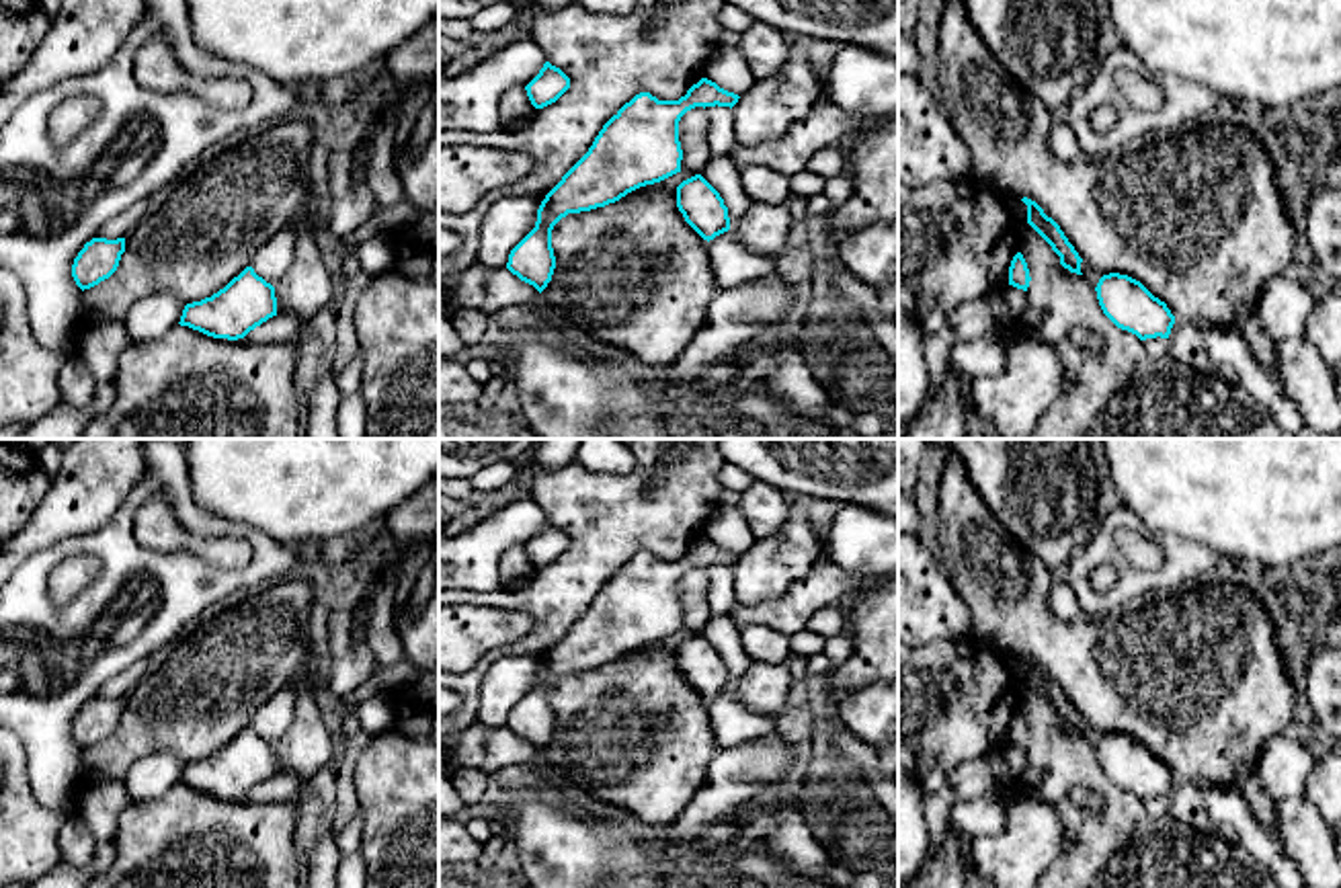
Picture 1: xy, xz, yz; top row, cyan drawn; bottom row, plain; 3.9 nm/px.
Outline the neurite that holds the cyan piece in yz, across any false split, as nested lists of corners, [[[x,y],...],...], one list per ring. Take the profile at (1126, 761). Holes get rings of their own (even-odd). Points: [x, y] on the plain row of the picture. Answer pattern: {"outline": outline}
{"outline": [[[1109,732],[1095,746],[1103,773],[1122,790],[1146,798],[1169,798],[1175,775],[1140,740]]]}

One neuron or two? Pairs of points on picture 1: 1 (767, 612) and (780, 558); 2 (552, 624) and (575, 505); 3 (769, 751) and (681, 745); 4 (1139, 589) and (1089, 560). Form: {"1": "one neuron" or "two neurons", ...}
{"1": "two neurons", "2": "one neuron", "3": "two neurons", "4": "one neuron"}

